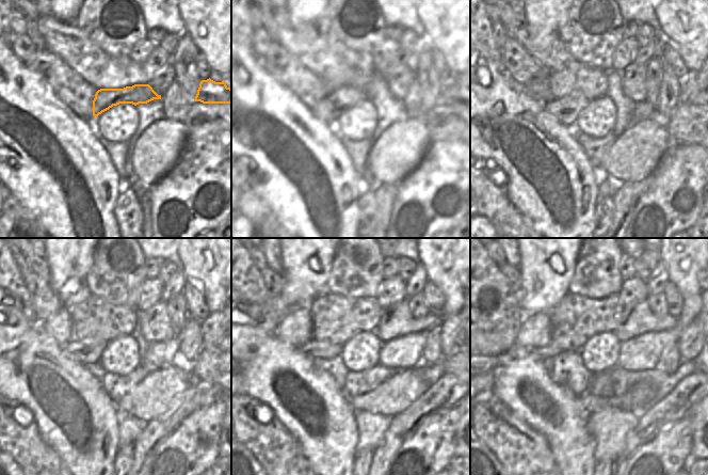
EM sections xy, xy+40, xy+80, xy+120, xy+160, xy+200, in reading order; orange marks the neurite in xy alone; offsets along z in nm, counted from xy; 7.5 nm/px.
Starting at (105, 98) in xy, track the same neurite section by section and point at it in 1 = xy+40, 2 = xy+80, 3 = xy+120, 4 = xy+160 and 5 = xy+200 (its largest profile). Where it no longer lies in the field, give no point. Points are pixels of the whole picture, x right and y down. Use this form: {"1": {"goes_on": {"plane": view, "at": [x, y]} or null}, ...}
{"1": {"goes_on": {"plane": "xy+40", "at": [336, 103]}}, "2": {"goes_on": {"plane": "xy+80", "at": [566, 110]}}, "3": {"goes_on": {"plane": "xy+120", "at": [60, 327]}}, "4": {"goes_on": {"plane": "xy+160", "at": [295, 328]}}, "5": {"goes_on": {"plane": "xy+200", "at": [534, 338]}}}

